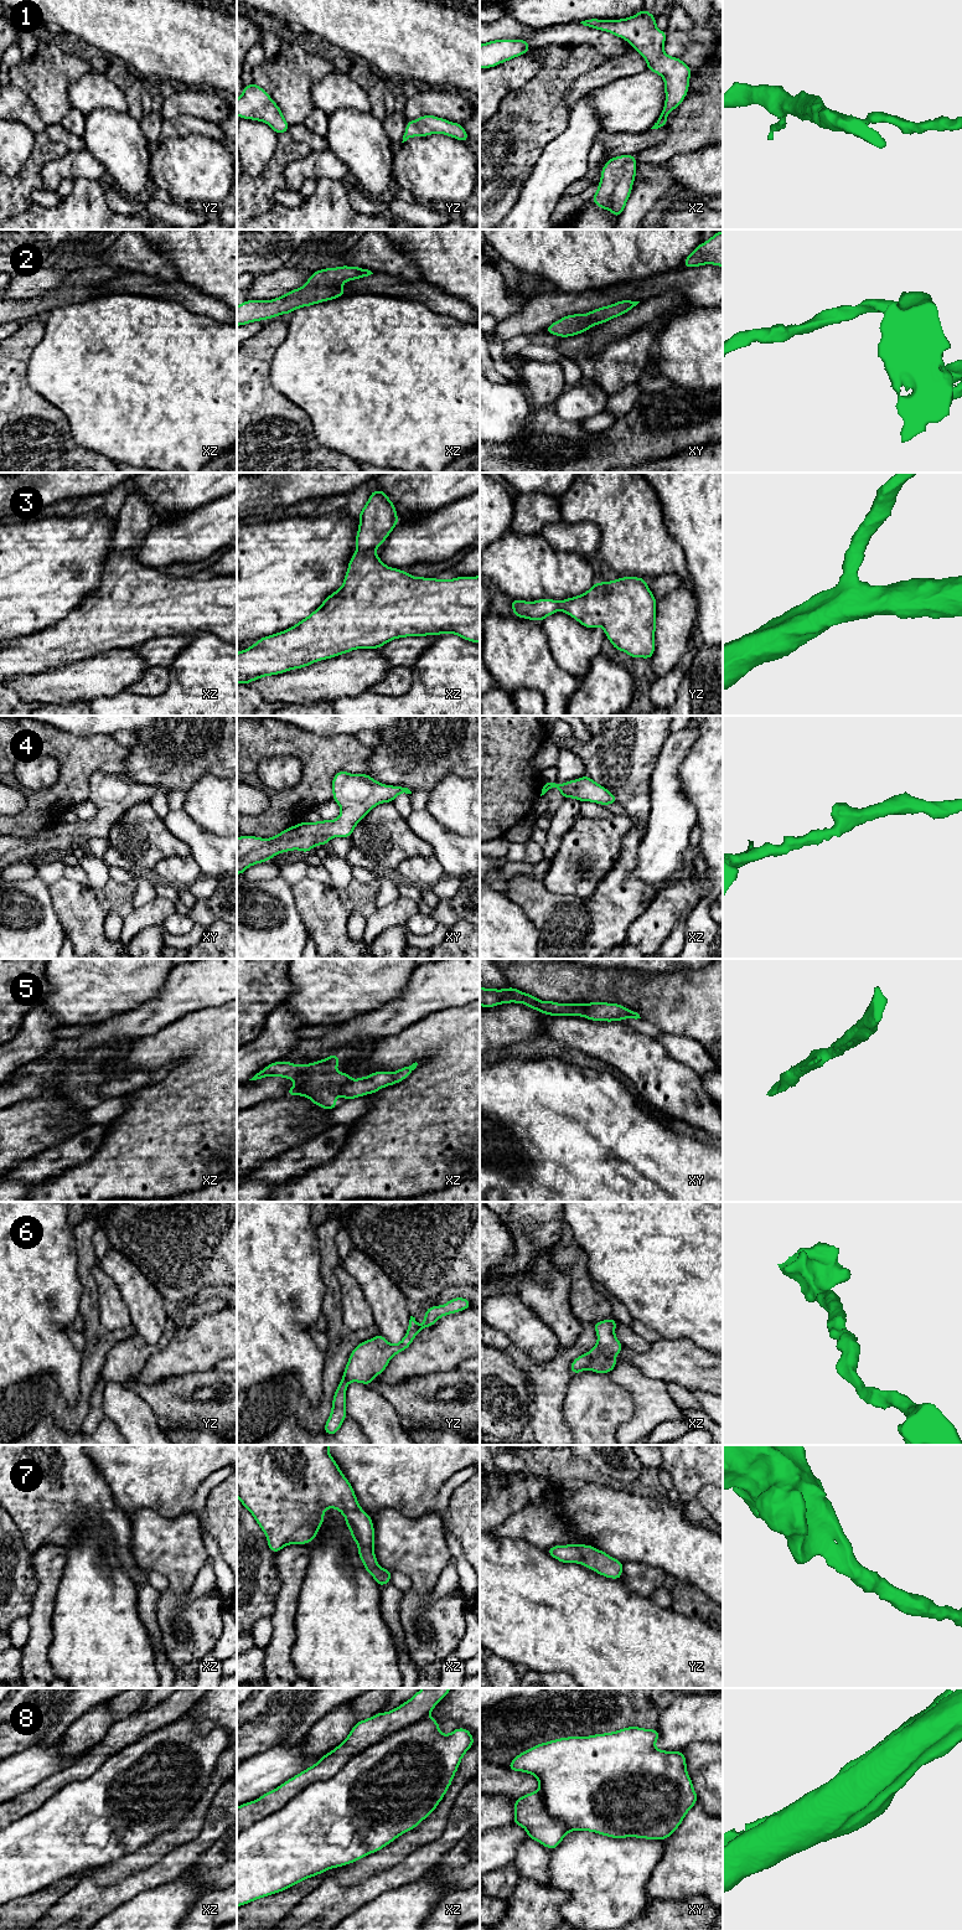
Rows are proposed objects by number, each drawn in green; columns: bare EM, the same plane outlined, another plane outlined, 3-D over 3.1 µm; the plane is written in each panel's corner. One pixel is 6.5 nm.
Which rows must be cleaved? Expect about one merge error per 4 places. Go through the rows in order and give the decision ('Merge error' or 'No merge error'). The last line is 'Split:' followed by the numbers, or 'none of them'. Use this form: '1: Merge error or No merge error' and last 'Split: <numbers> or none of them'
1: No merge error
2: No merge error
3: No merge error
4: No merge error
5: No merge error
6: No merge error
7: No merge error
8: Merge error
Split: 8

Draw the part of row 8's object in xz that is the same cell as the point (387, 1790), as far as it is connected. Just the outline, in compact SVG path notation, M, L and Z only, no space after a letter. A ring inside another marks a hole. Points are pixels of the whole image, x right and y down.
M426 1715L364 1749L331 1779L309 1785L281 1810L239 1832L237 1834L237 1908L280 1893L331 1868L353 1863L415 1828L438 1807L452 1782L462 1756L474 1743L470 1730L457 1728L444 1735L438 1722Z

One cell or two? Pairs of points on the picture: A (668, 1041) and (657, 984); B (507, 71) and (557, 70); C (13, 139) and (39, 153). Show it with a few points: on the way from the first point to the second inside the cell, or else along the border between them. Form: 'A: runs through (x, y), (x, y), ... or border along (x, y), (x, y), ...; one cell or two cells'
A: border along (663, 1032), (688, 1036), (696, 1041); two cells
B: border along (539, 48), (539, 71), (517, 89); two cells
C: border along (35, 134), (35, 144), (30, 158), (17, 175); two cells

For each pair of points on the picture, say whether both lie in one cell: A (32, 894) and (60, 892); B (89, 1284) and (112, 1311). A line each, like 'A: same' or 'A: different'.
A: different
B: different

